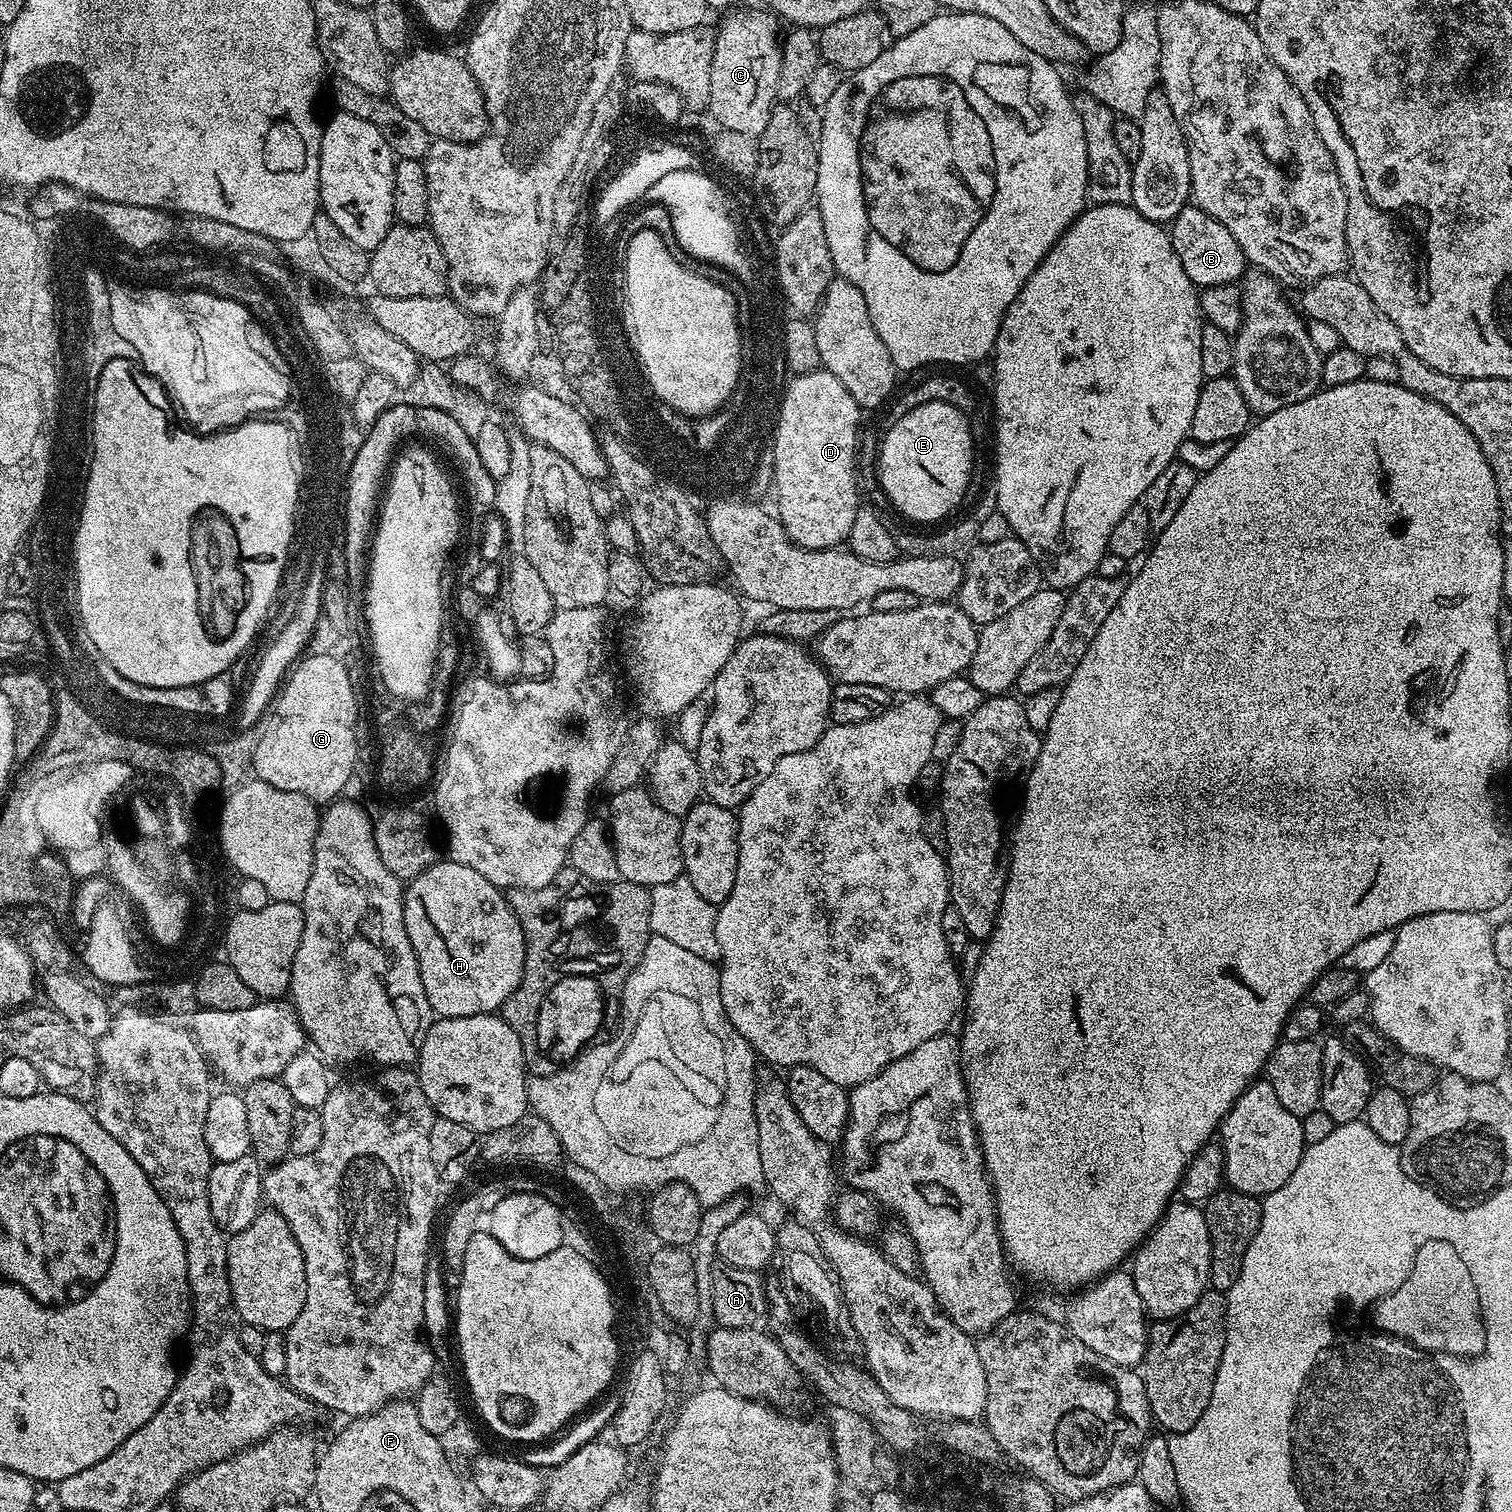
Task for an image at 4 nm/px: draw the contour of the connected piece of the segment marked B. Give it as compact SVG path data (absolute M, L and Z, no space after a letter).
M1183 208L1171 222L1170 235L1172 248L1178 254L1178 262L1182 262L1186 278L1190 278L1197 289L1236 284L1245 275L1246 261L1238 242L1234 242L1234 234L1230 234L1230 230L1222 226L1222 222L1210 218L1210 214L1206 214L1201 208Z

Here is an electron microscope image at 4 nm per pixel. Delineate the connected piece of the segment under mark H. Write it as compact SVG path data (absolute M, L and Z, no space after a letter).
M444 858L407 881L404 925L416 955L422 986L437 1017L487 1016L503 1009L524 976L524 935L520 916L508 904L507 895L495 888L478 870Z

